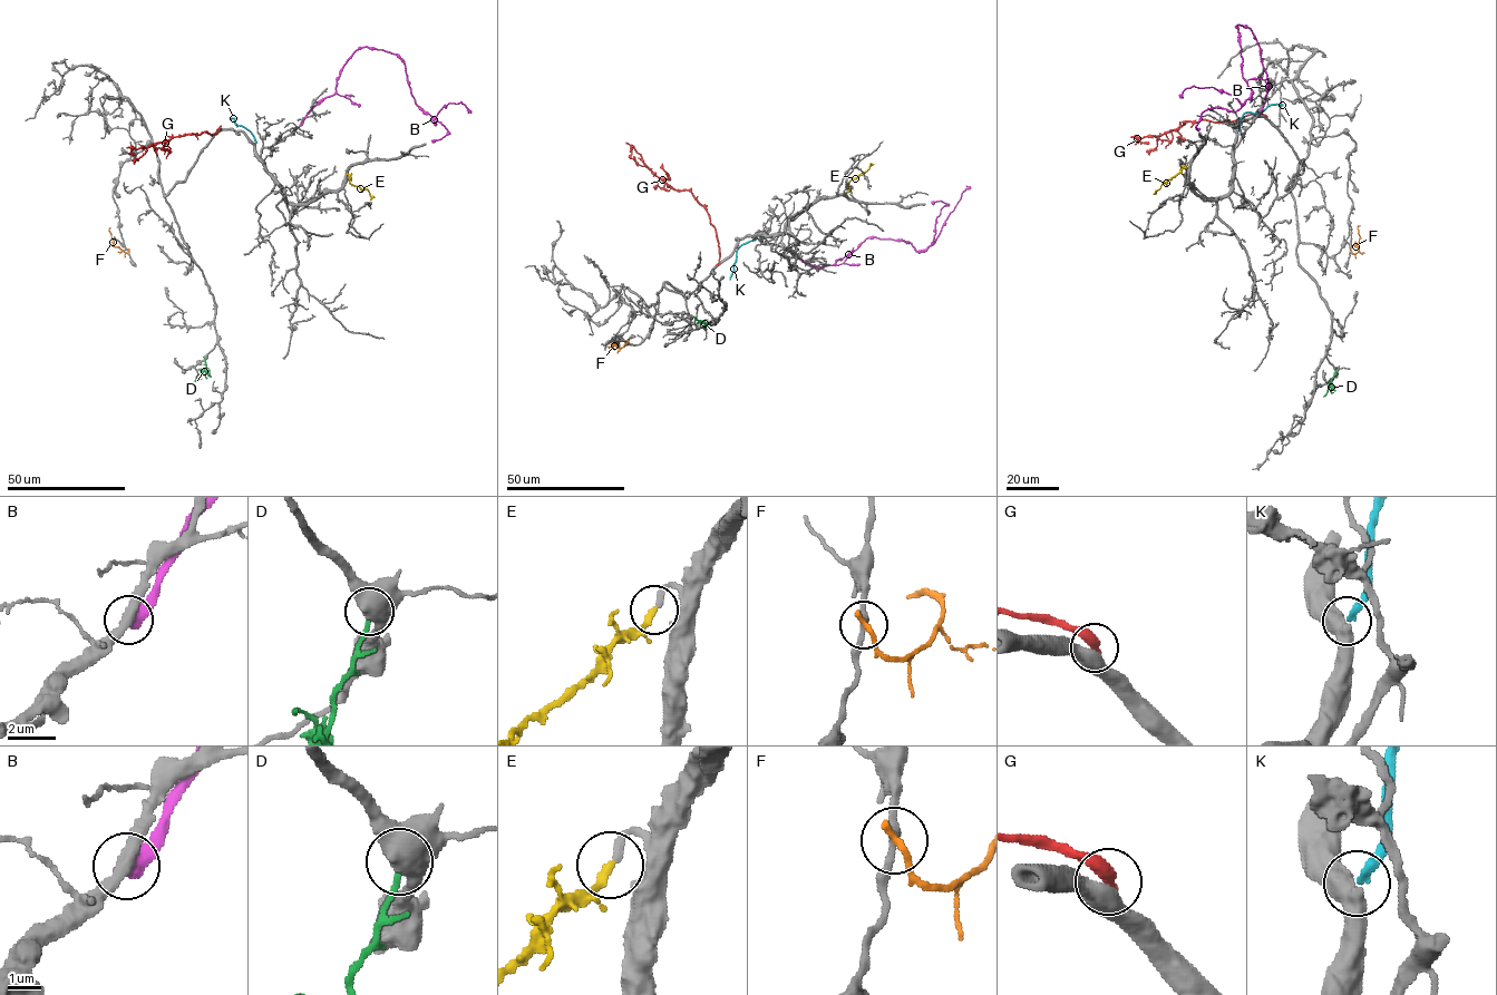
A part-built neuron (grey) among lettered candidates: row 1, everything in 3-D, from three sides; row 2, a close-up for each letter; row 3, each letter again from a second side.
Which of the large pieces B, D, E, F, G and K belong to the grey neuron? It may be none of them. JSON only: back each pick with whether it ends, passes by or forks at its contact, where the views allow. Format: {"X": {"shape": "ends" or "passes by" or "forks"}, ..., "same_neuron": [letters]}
{"E": {"shape": "ends"}, "K": {"shape": "ends"}, "same_neuron": ["E", "K"]}

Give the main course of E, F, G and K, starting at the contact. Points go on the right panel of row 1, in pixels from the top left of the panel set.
E: (1186, 165), (1154, 194)
F: (1350, 250), (1354, 254), (1358, 251), (1355, 244), (1360, 237), (1359, 225)
G: (1266, 116), (1252, 113), (1226, 122), (1201, 119), (1184, 123), (1179, 127), (1156, 137), (1136, 138), (1148, 144)
K: (1236, 132), (1246, 113), (1260, 113), (1270, 105), (1283, 105)

